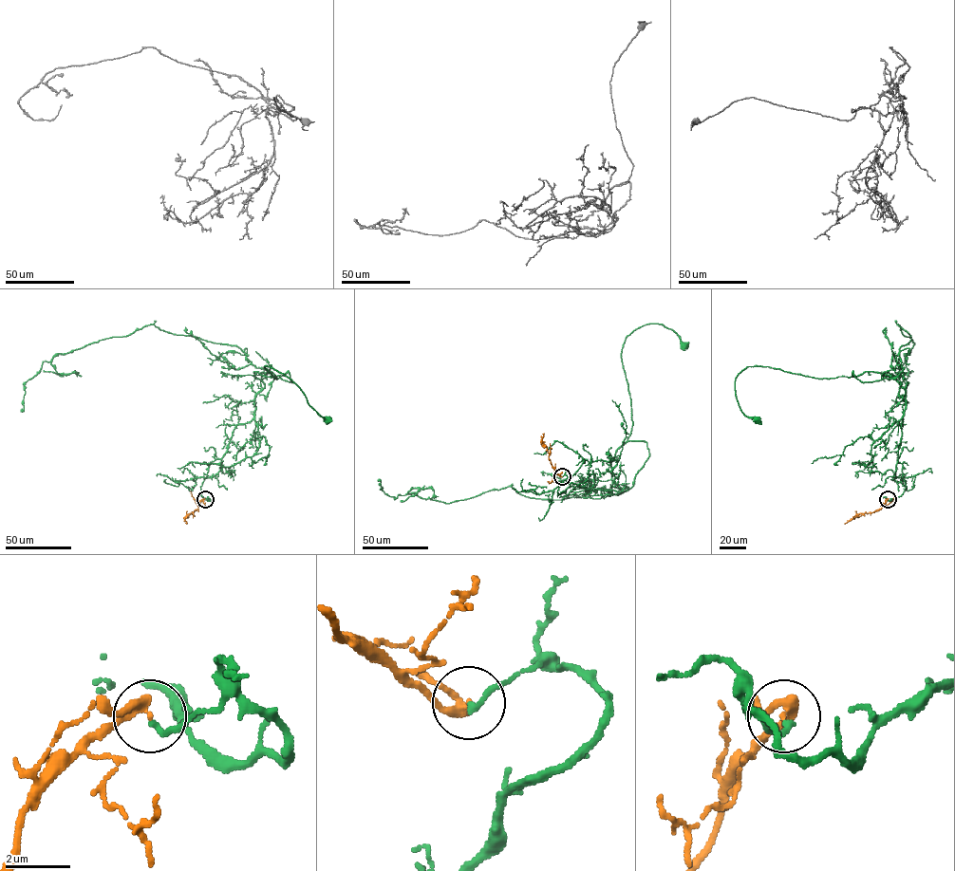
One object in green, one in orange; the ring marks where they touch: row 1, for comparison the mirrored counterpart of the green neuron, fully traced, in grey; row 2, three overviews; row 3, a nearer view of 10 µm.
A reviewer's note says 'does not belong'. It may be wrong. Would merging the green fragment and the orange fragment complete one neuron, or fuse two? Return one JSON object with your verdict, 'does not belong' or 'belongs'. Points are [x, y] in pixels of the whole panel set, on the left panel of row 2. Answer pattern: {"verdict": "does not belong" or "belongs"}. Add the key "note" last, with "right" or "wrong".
{"verdict": "does not belong", "note": "right"}

